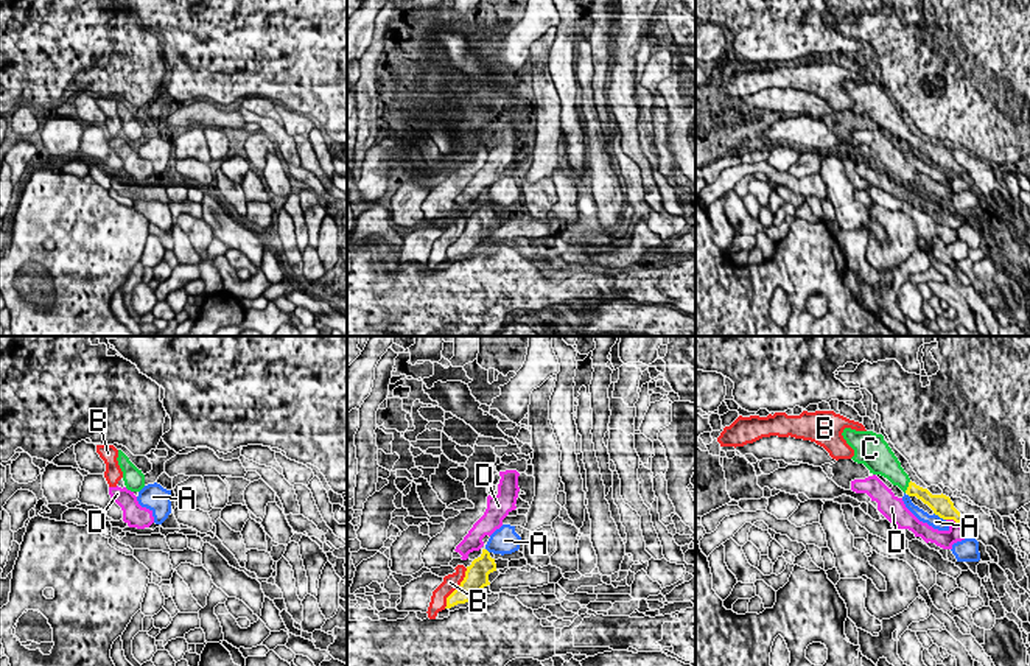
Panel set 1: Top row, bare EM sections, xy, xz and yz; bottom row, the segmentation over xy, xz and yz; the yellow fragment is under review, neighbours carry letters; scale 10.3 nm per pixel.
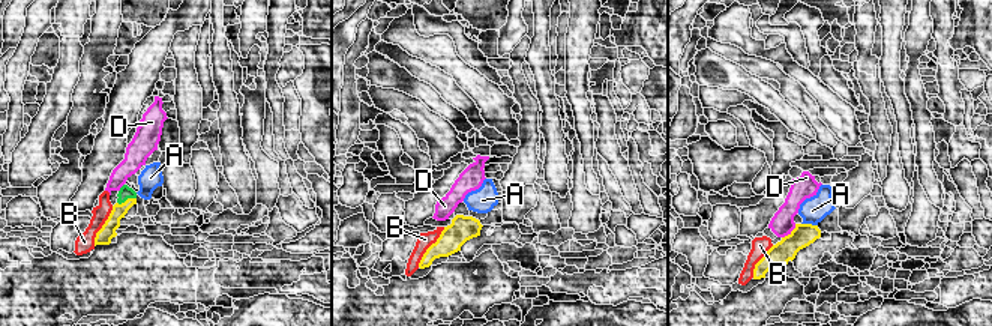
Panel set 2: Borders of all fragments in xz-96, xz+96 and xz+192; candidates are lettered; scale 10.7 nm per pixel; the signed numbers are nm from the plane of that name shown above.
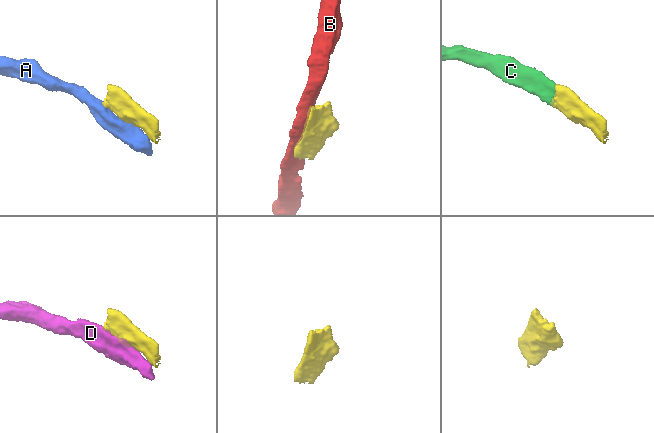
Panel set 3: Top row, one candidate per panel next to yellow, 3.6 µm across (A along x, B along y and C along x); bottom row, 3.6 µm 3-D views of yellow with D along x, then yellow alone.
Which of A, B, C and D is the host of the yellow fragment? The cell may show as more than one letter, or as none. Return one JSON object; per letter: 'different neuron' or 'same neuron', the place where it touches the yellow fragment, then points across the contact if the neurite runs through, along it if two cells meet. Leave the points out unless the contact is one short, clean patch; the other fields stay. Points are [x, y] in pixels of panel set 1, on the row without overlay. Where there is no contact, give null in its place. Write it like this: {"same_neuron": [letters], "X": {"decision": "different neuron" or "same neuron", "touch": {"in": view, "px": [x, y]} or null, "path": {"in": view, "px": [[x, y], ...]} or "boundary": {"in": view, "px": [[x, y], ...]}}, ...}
{"same_neuron": ["C"], "A": {"decision": "different neuron", "touch": {"in": "yz", "px": [940, 168]}, "boundary": {"in": "yz", "px": [[934, 164], [945, 171]]}}, "B": {"decision": "different neuron", "touch": {"in": "xz", "px": [456, 240]}}, "C": {"decision": "same neuron", "touch": {"in": "yz", "px": [907, 139]}, "path": {"in": "yz", "px": [[924, 147], [907, 139], [892, 122]]}}, "D": {"decision": "different neuron", "touch": {"in": "yz", "px": [952, 170]}, "boundary": {"in": "yz", "px": [[946, 170], [959, 176]]}}}

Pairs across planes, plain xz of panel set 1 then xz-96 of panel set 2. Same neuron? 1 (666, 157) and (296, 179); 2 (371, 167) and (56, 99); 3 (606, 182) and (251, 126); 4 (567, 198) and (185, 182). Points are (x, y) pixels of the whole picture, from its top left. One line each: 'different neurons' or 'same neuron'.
1: different neurons
2: same neuron
3: different neurons
4: different neurons

